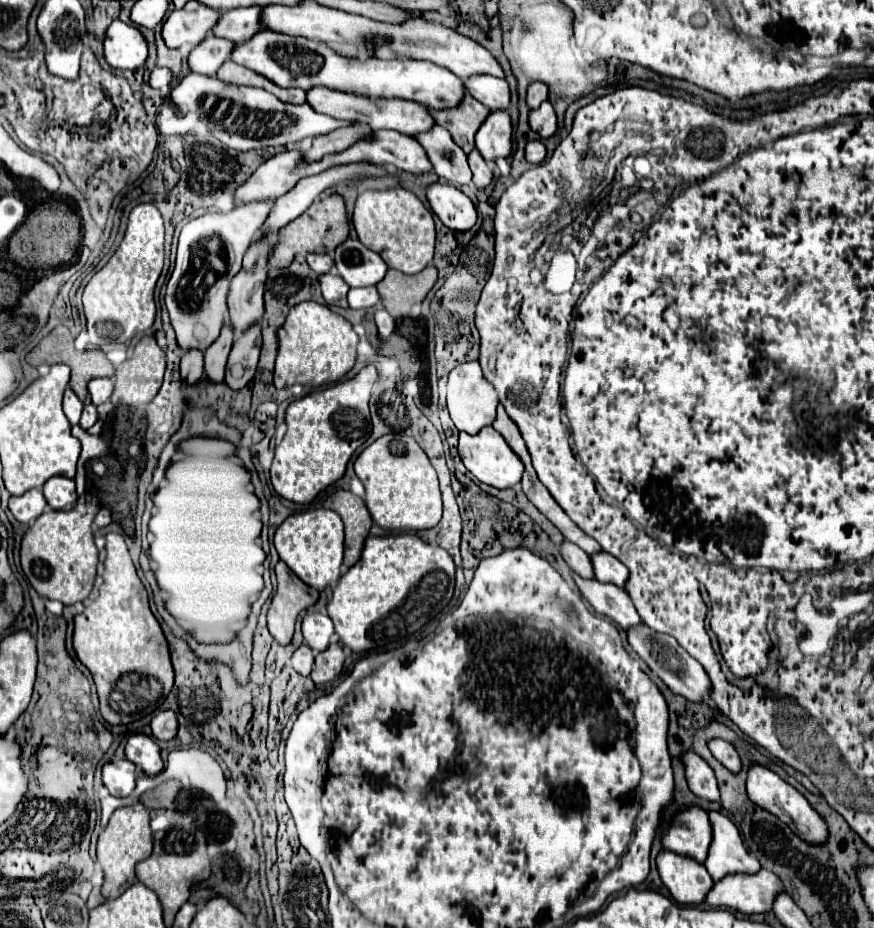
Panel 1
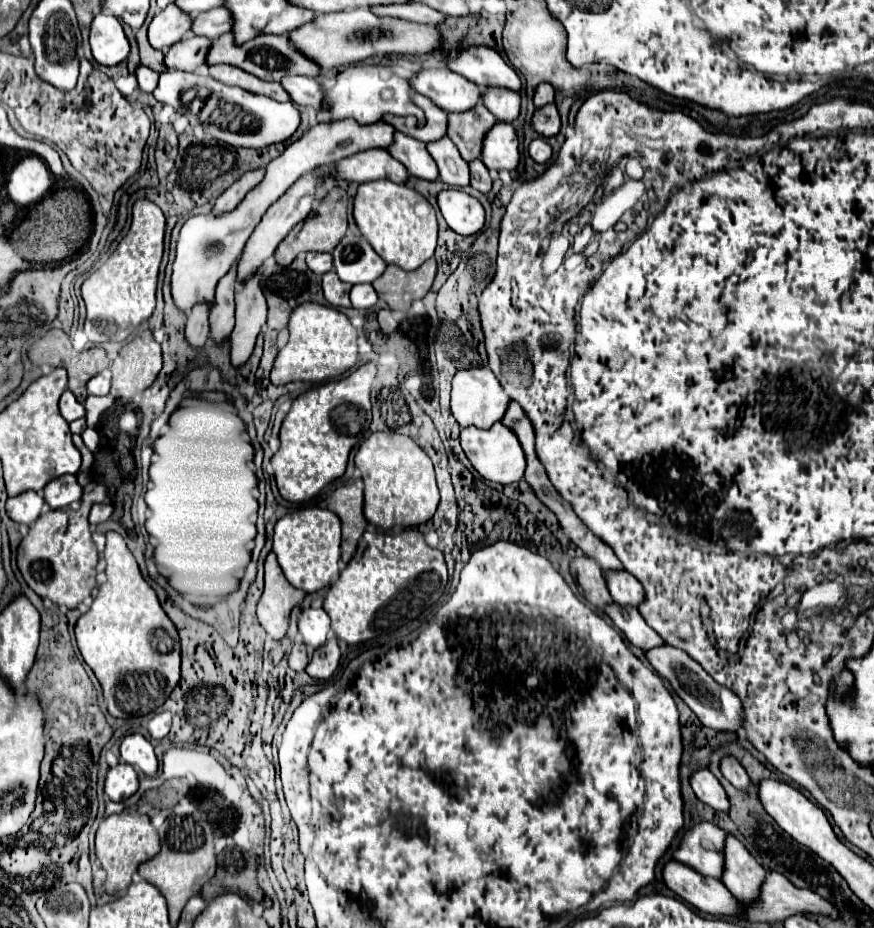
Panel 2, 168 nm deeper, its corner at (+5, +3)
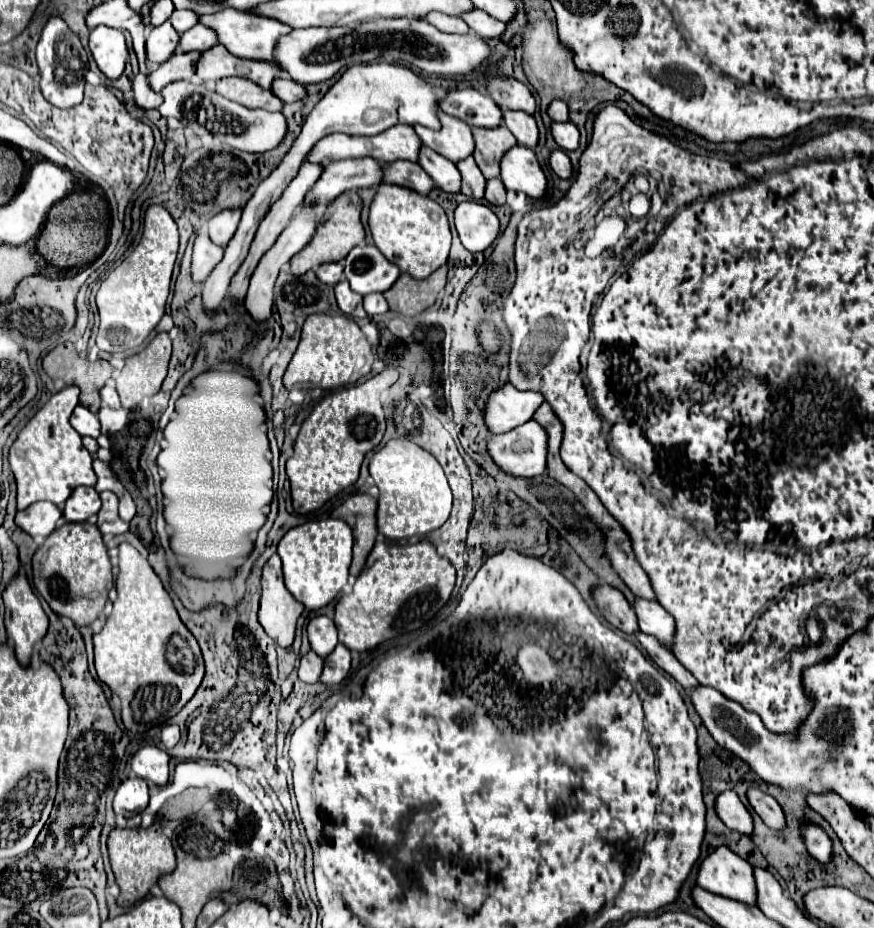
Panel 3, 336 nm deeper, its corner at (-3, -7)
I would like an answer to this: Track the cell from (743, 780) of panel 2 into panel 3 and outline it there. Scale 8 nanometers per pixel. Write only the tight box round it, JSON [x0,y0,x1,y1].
[747,788,785,830]

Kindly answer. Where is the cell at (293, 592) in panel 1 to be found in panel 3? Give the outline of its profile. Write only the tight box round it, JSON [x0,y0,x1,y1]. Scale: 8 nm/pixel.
[259,554,305,648]

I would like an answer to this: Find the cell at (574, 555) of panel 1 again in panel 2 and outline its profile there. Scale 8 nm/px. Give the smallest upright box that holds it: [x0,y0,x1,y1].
[571,558,613,608]

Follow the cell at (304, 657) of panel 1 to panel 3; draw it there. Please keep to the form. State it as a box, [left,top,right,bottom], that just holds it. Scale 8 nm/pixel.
[297,650,323,684]

